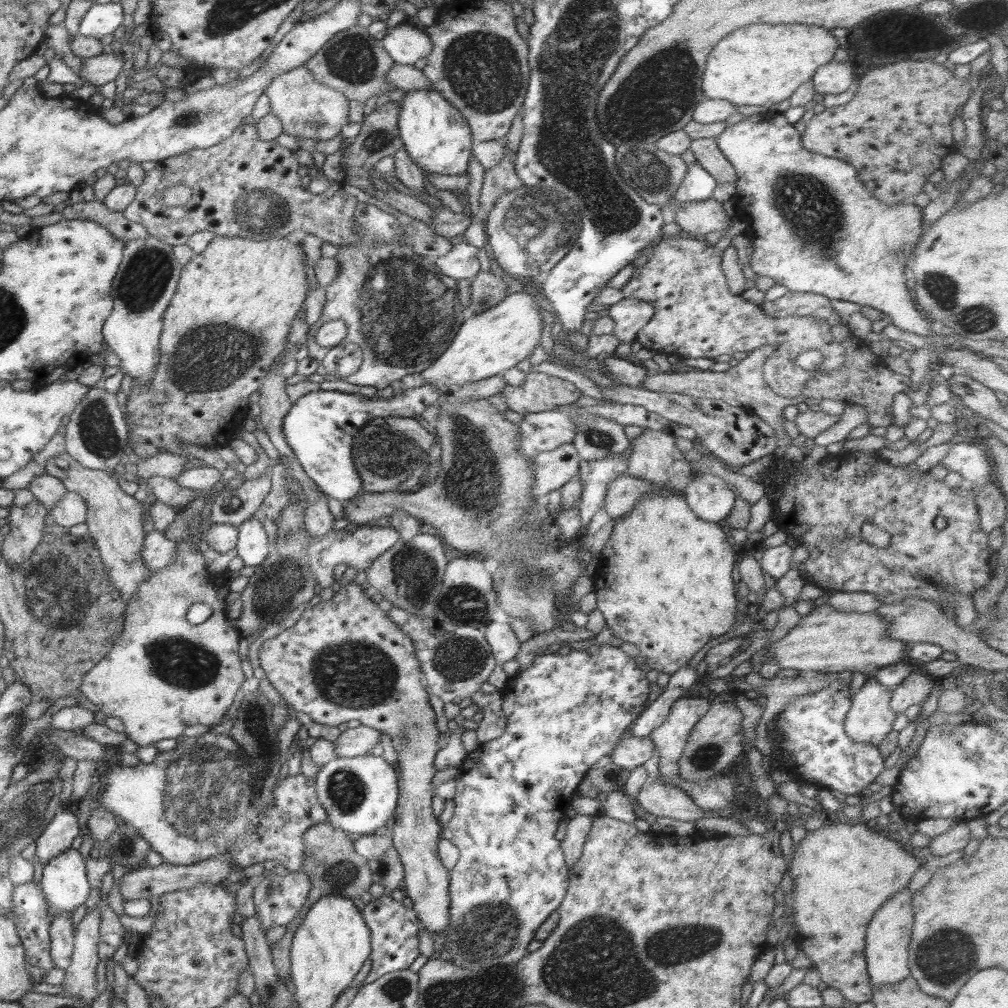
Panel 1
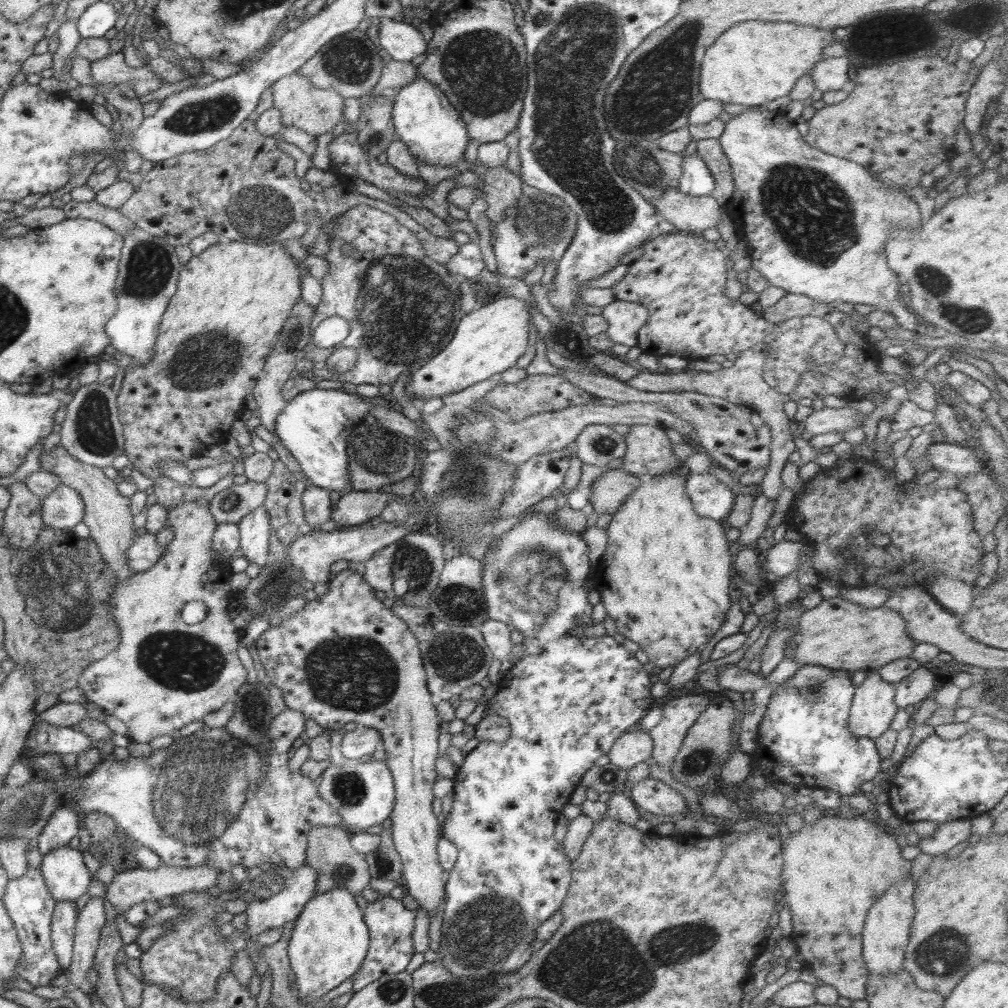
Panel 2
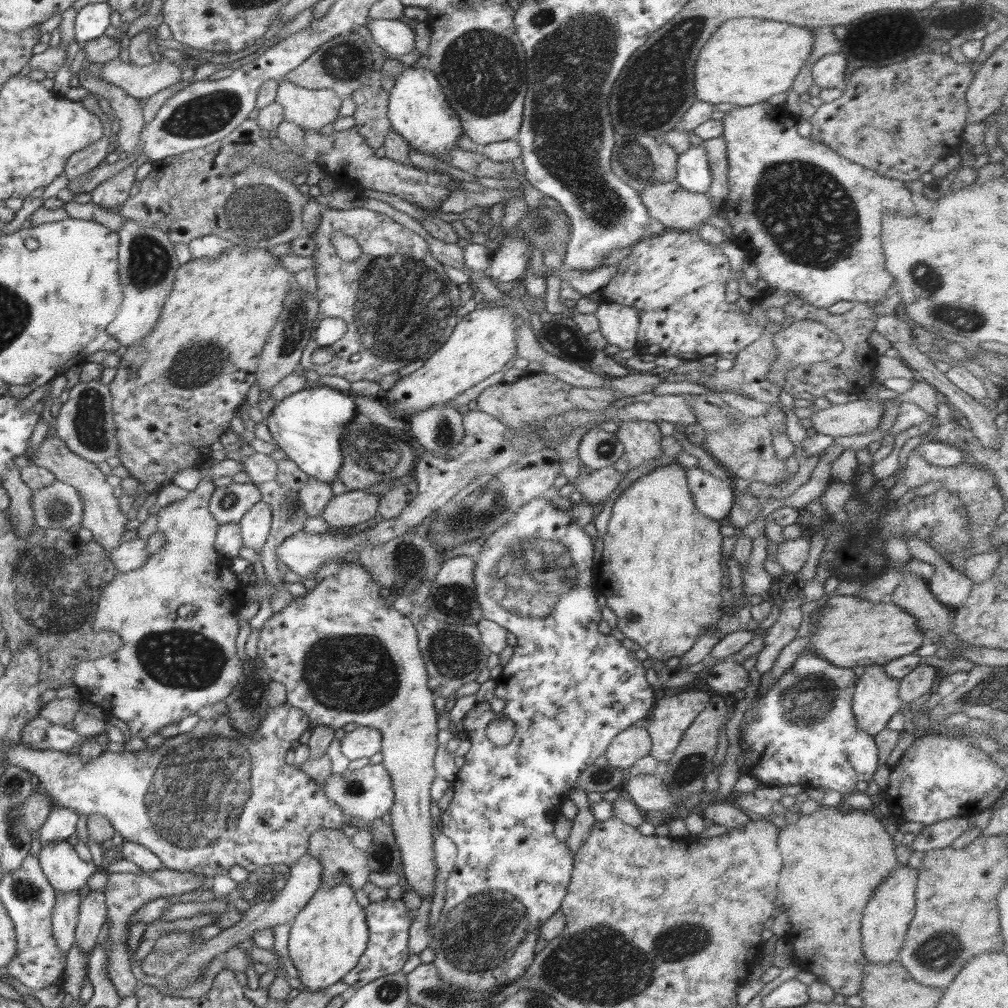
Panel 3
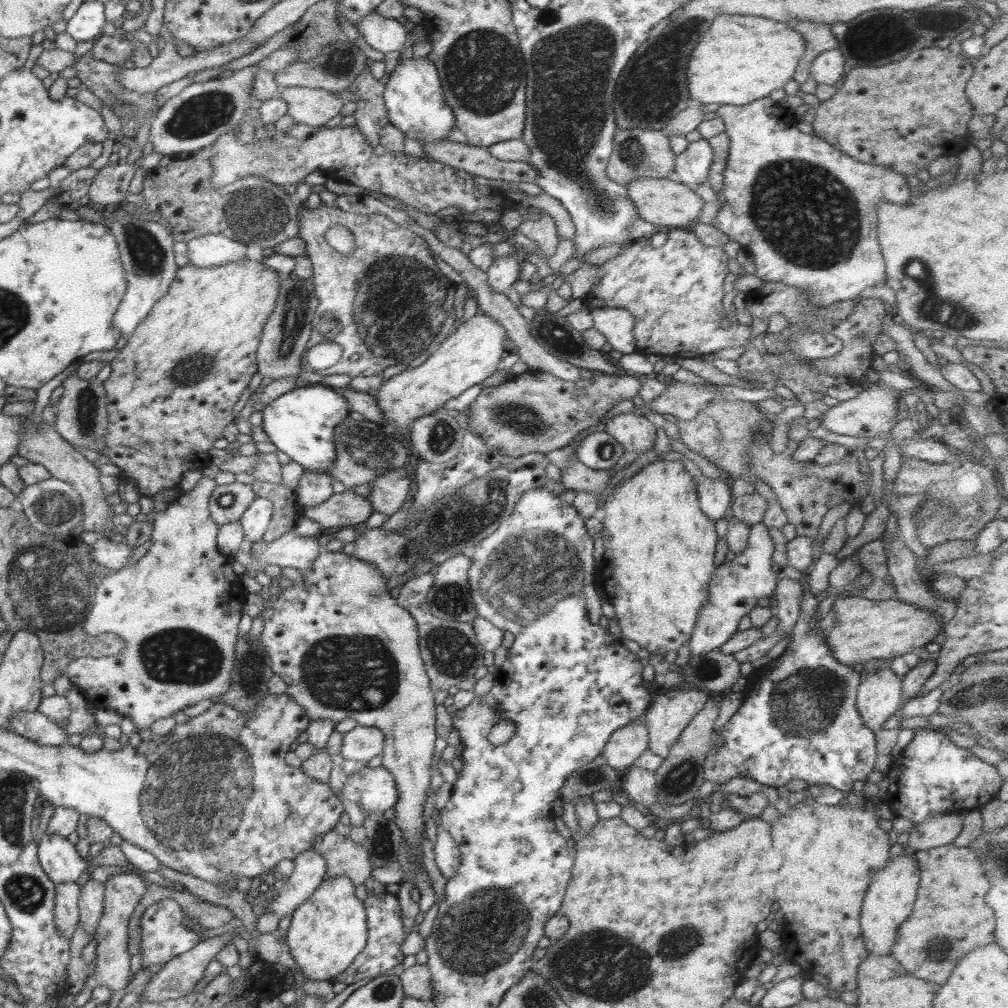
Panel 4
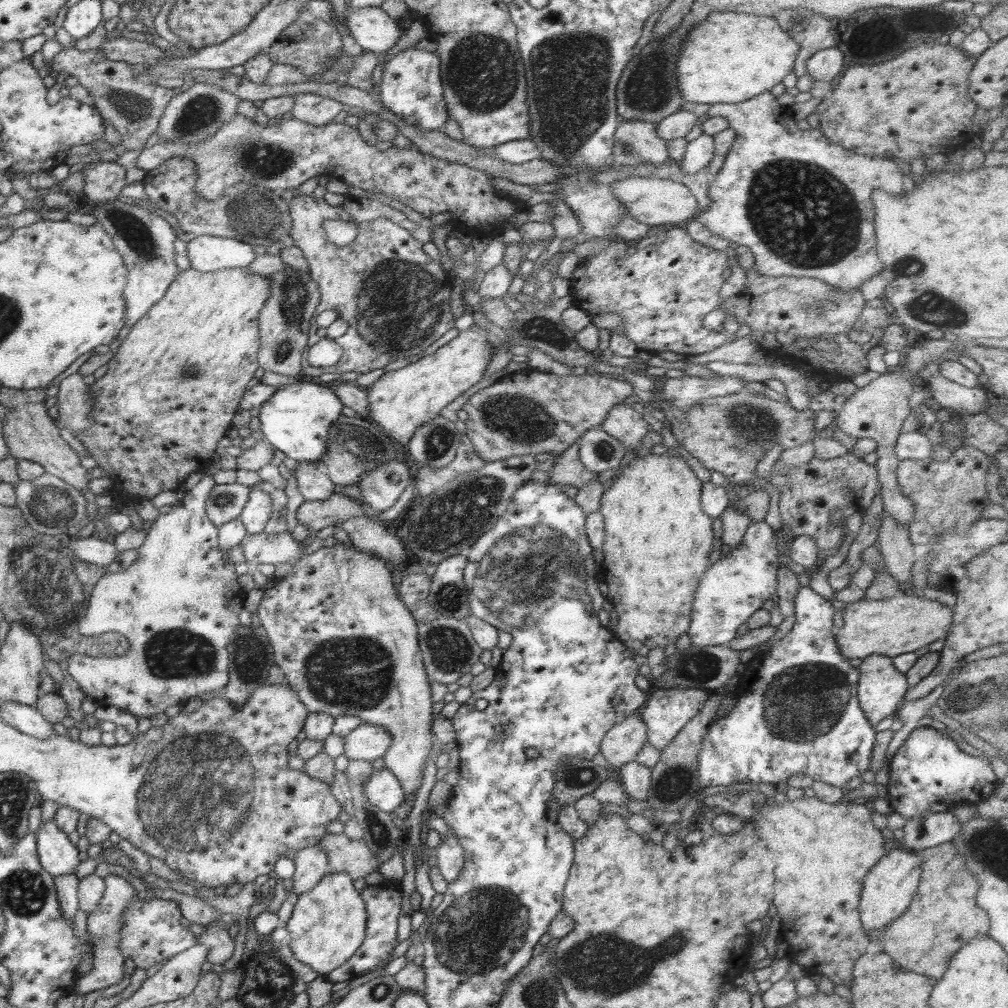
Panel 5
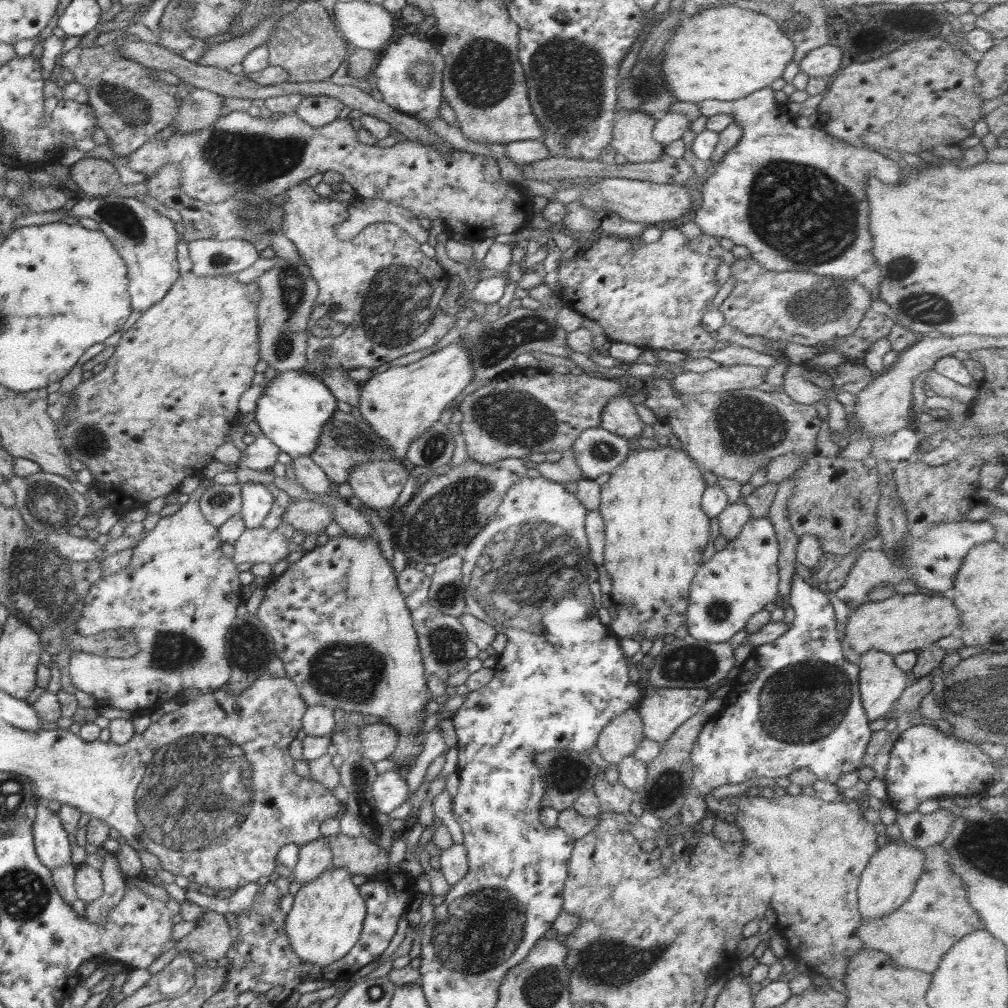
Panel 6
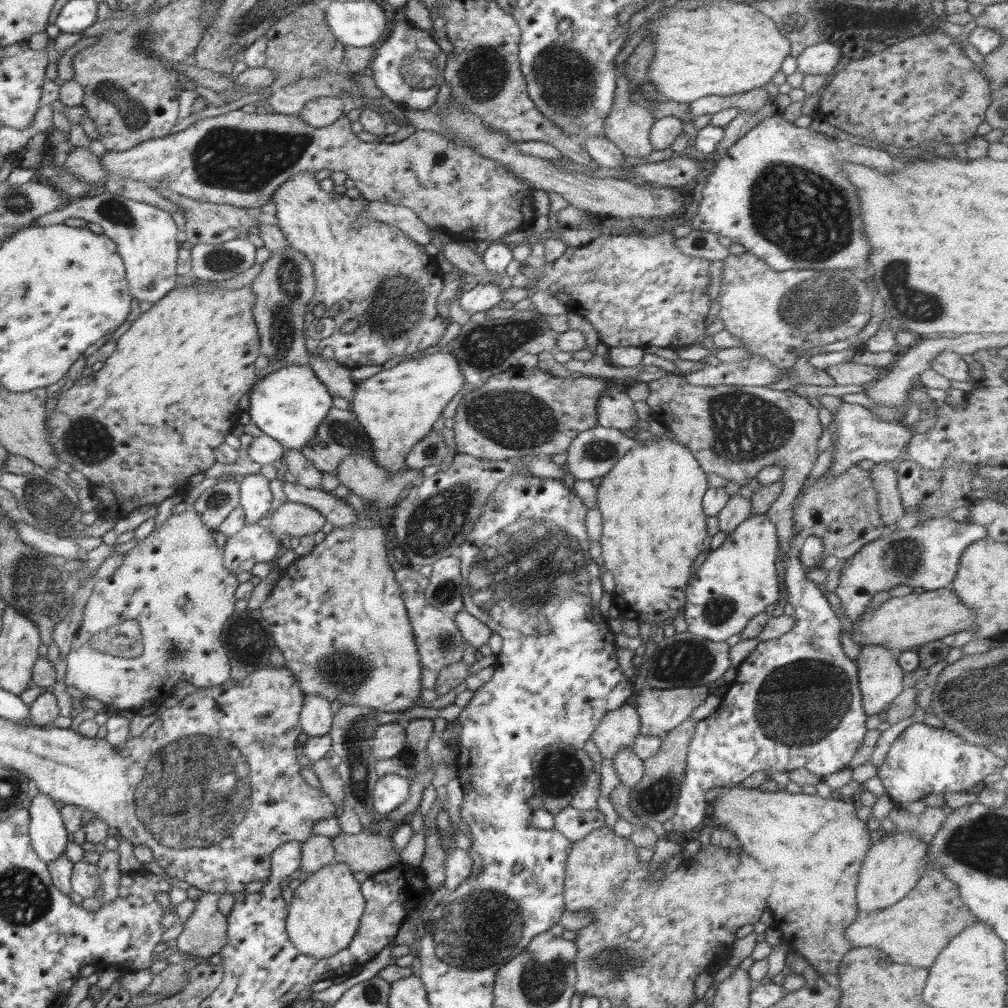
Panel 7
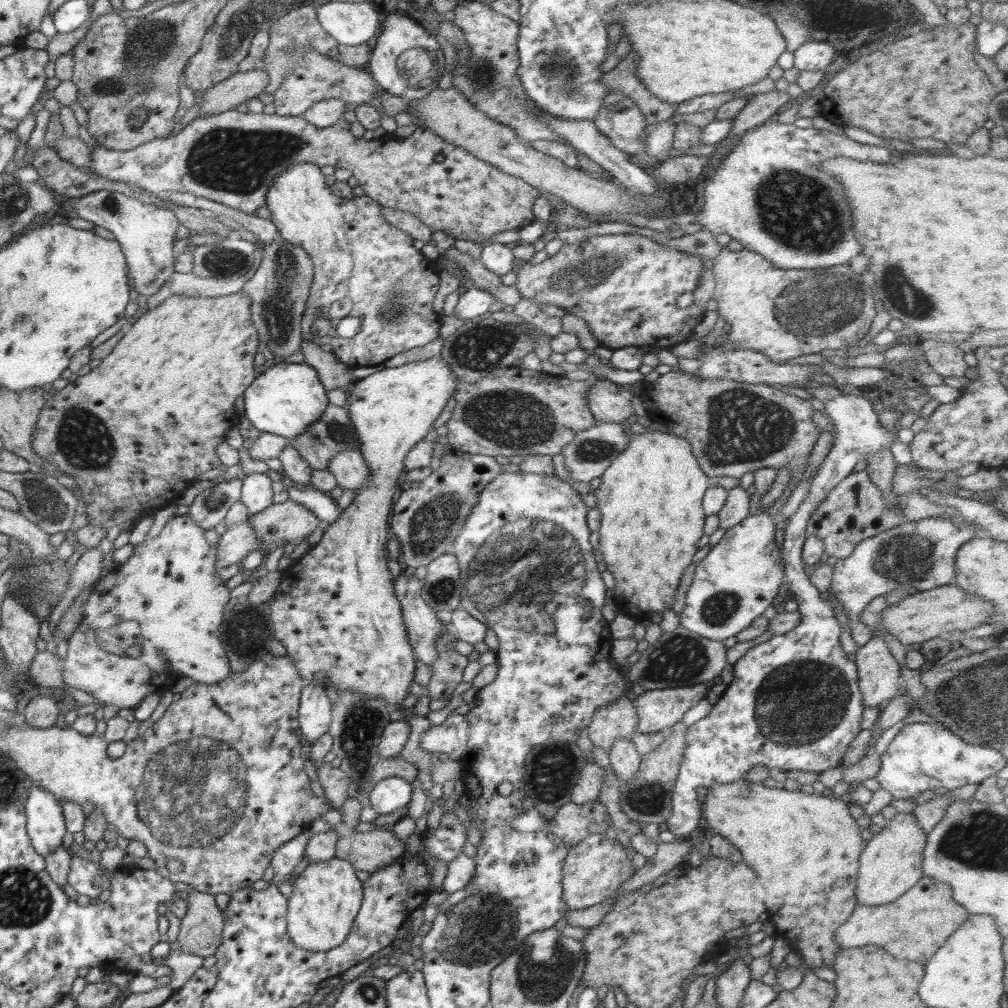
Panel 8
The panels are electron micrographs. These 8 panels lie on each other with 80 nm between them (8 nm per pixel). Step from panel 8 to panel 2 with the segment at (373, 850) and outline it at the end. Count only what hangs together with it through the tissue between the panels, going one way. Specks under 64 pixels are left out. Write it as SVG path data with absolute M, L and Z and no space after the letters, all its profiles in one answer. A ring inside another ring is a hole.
M341 825L316 826L308 832L306 863L317 874L317 887L312 898L338 887L346 887L350 894L358 895L369 885L372 876L367 866L367 860L361 852L351 846L350 842L350 832Z

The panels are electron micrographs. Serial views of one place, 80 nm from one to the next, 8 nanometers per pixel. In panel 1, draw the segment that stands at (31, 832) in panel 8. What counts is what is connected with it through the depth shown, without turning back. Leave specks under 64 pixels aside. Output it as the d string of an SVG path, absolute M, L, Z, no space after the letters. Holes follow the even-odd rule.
M78 849L62 851L44 865L40 884L51 922L60 914L73 914L91 892L85 858Z

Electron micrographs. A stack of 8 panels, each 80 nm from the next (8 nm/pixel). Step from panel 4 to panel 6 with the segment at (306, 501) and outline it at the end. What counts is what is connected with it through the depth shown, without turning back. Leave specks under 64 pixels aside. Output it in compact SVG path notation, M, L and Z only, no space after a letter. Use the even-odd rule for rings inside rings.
M297 456L292 459L292 468L297 482L308 493L317 495L332 494L331 480L327 474L309 457Z

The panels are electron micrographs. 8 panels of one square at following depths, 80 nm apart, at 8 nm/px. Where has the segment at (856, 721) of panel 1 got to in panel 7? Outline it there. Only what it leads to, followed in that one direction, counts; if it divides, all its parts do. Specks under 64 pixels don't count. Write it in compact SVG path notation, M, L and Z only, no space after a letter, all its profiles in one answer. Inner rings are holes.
M878 645L863 646L855 664L865 713L884 714L887 706L904 690L905 671L886 647Z

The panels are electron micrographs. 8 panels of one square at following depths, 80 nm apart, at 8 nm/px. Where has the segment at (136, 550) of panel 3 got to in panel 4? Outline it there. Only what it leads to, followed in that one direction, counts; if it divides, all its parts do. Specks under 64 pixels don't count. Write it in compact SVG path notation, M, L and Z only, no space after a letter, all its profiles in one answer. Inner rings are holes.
M100 537L91 544L91 558L94 558L98 565L118 571L128 568L131 552L135 548L136 544L128 544L125 541L114 543L109 538Z

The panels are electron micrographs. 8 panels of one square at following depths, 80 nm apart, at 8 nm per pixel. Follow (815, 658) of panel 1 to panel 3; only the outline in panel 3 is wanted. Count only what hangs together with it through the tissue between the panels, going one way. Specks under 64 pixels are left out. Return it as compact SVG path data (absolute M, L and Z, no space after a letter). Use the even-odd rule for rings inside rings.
M833 594L820 609L822 617L818 621L818 631L808 647L834 666L884 665L916 652L927 641L916 618L892 602L873 603L860 596Z

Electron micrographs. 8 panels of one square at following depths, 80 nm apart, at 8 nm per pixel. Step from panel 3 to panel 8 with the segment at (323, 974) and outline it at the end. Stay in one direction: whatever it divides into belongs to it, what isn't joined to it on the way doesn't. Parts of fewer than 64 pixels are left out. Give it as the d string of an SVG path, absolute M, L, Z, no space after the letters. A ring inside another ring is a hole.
M334 857L309 864L291 885L294 890L287 903L287 933L291 941L304 950L316 952L340 946L362 908L363 886L356 877L356 869L350 862Z

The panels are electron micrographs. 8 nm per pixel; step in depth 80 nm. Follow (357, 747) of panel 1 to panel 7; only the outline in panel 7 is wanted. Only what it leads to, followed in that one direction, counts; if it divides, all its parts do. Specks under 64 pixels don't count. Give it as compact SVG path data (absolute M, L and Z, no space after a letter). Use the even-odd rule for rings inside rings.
M400 723L379 724L371 738L372 756L376 760L397 756L405 749L405 737L405 728Z

